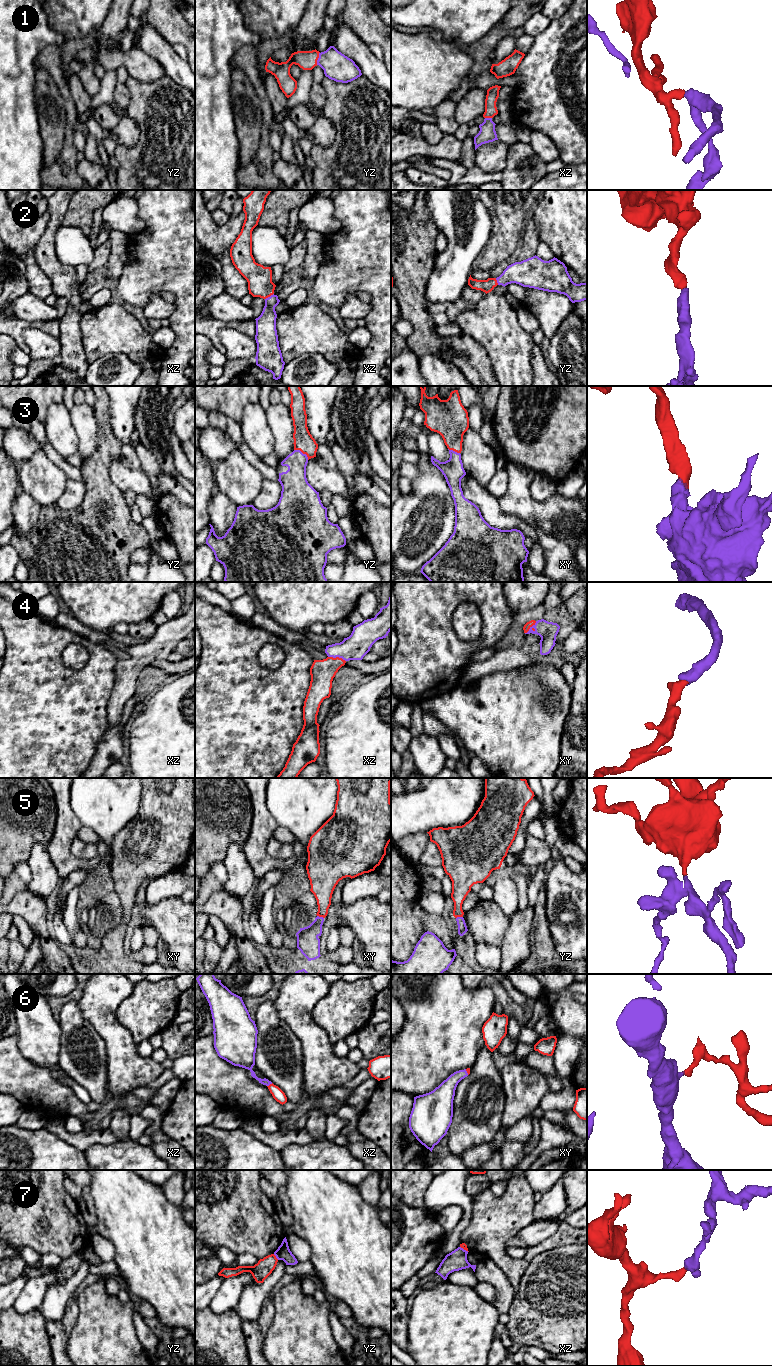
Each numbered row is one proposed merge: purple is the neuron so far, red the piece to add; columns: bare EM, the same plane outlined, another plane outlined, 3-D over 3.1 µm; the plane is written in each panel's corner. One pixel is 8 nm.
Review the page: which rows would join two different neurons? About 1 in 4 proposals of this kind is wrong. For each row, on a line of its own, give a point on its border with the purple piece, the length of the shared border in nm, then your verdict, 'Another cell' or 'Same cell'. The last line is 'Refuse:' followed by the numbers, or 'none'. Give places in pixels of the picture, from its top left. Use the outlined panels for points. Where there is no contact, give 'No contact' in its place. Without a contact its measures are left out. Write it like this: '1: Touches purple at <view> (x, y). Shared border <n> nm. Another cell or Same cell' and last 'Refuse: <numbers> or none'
1: Touches purple at yz (318, 58). Shared border 110 nm. Same cell
2: Touches purple at xz (270, 296). Shared border 90 nm. Same cell
3: Touches purple at yz (301, 452). Shared border 150 nm. Same cell
4: Touches purple at xy (531, 627). Shared border 140 nm. Same cell
5: Touches purple at xy (320, 917). Shared border 60 nm. Same cell
6: Touches purple at xz (269, 1084). Shared border 50 nm. Same cell
7: Touches purple at yz (276, 1257). Shared border 60 nm. Another cell
Refuse: 7

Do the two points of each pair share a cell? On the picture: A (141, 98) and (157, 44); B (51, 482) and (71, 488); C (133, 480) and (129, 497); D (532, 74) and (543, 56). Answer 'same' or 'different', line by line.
A: different
B: different
C: different
D: same

